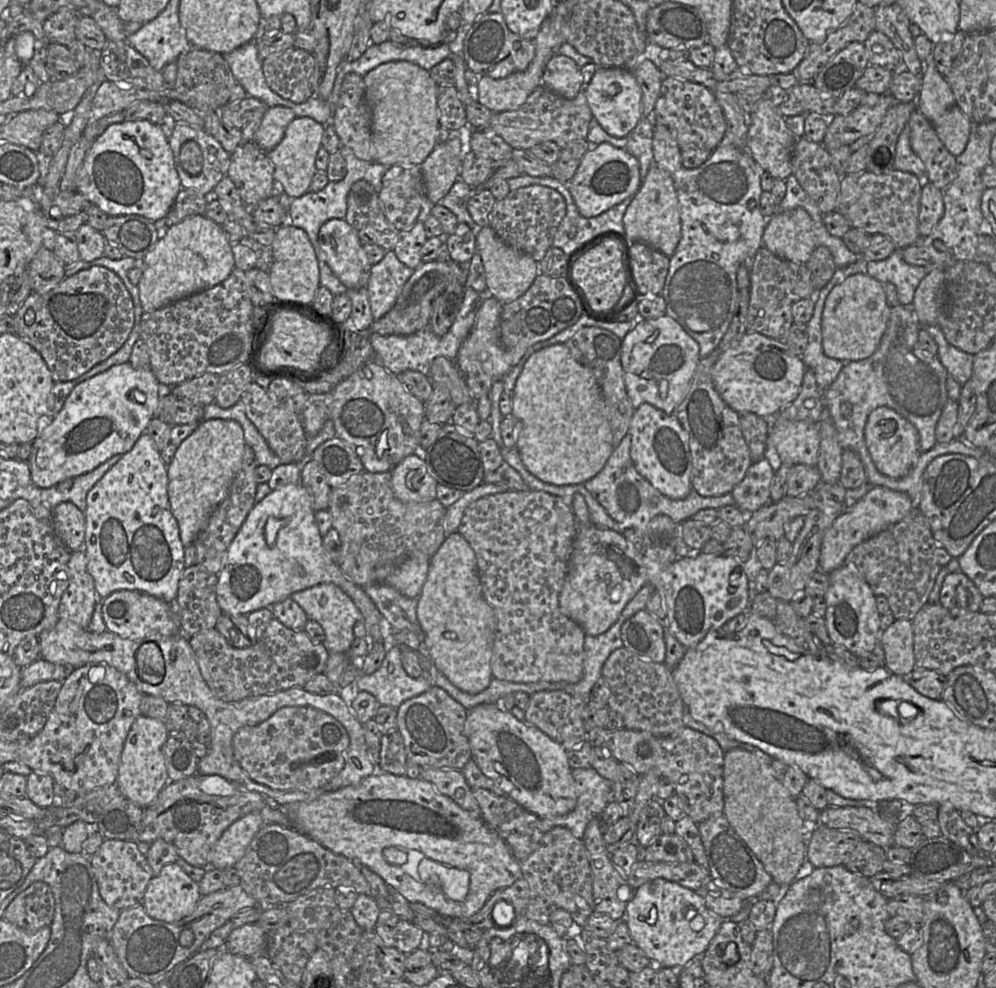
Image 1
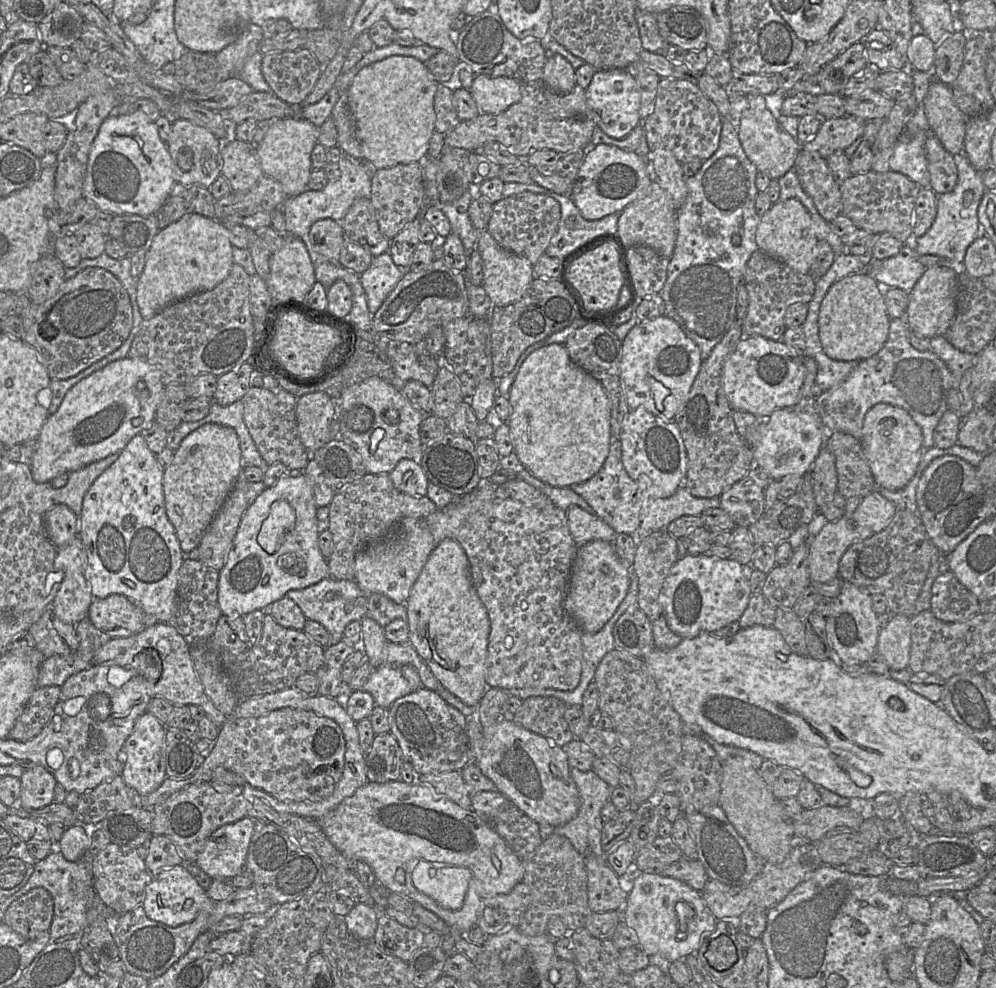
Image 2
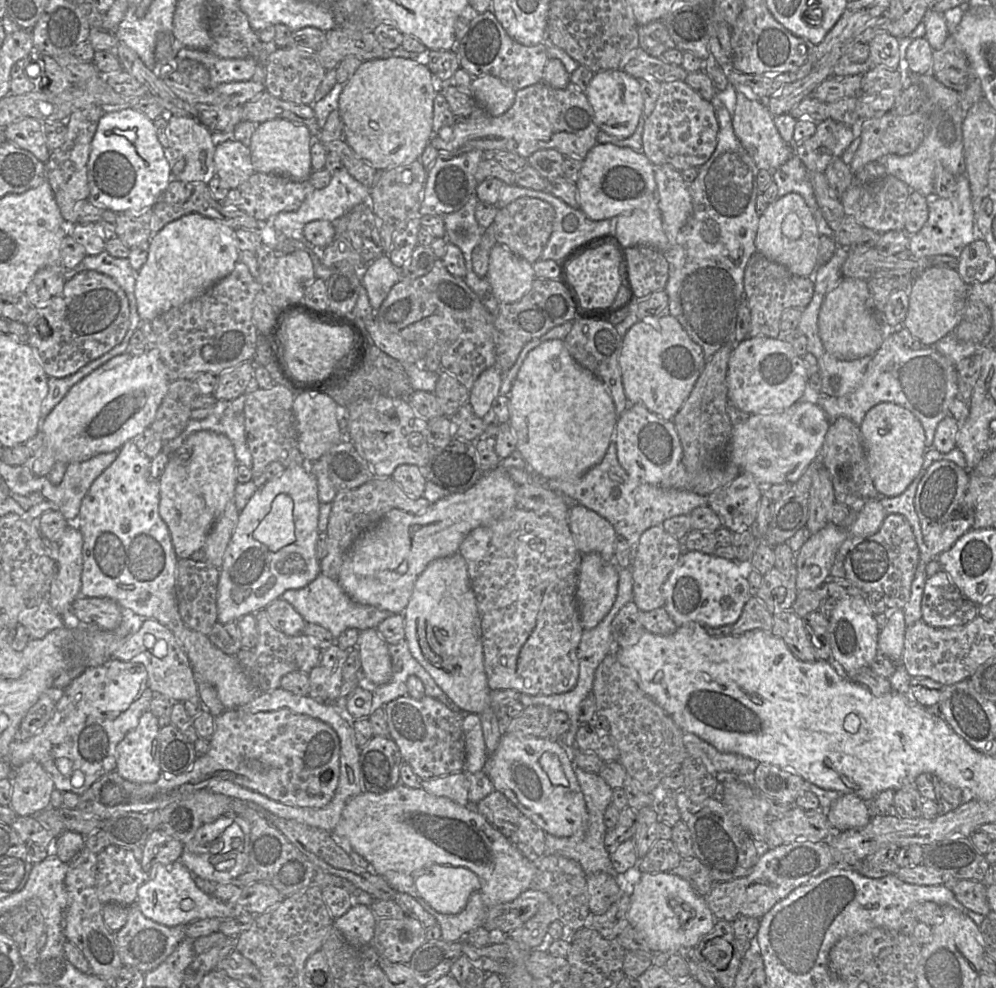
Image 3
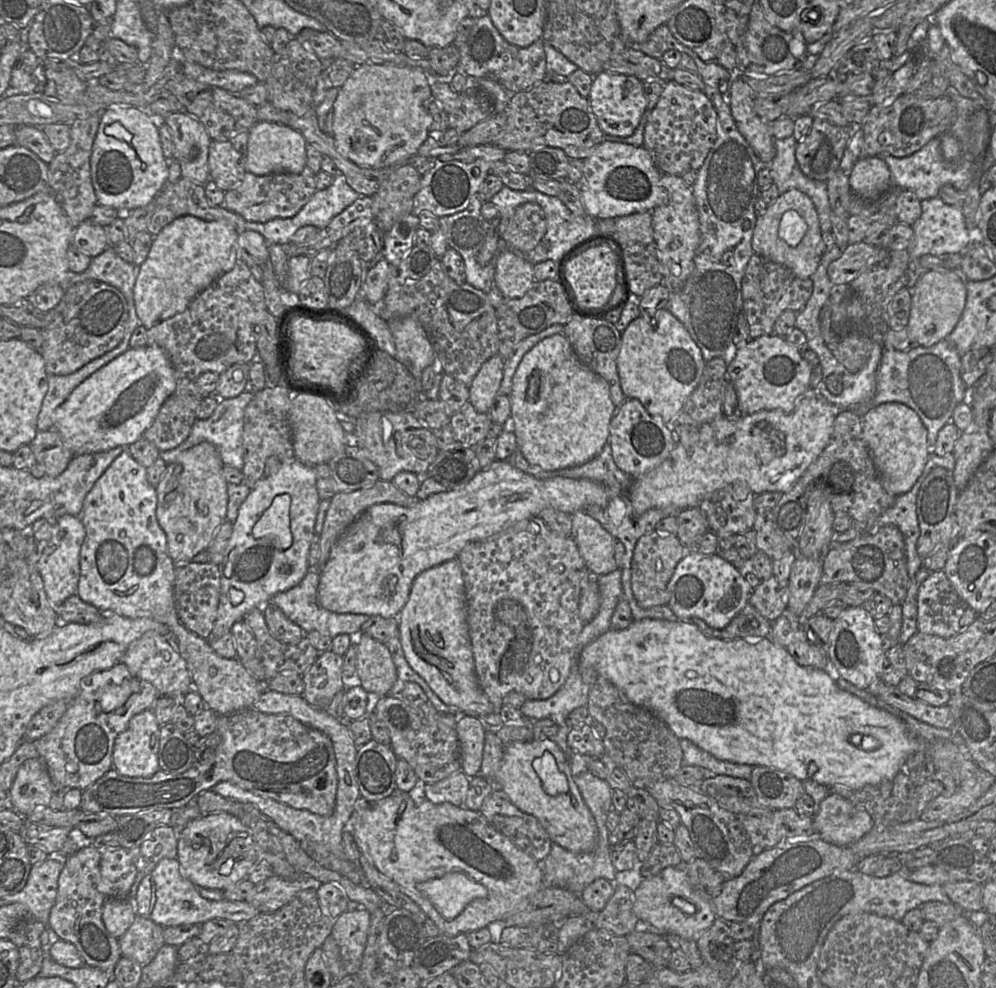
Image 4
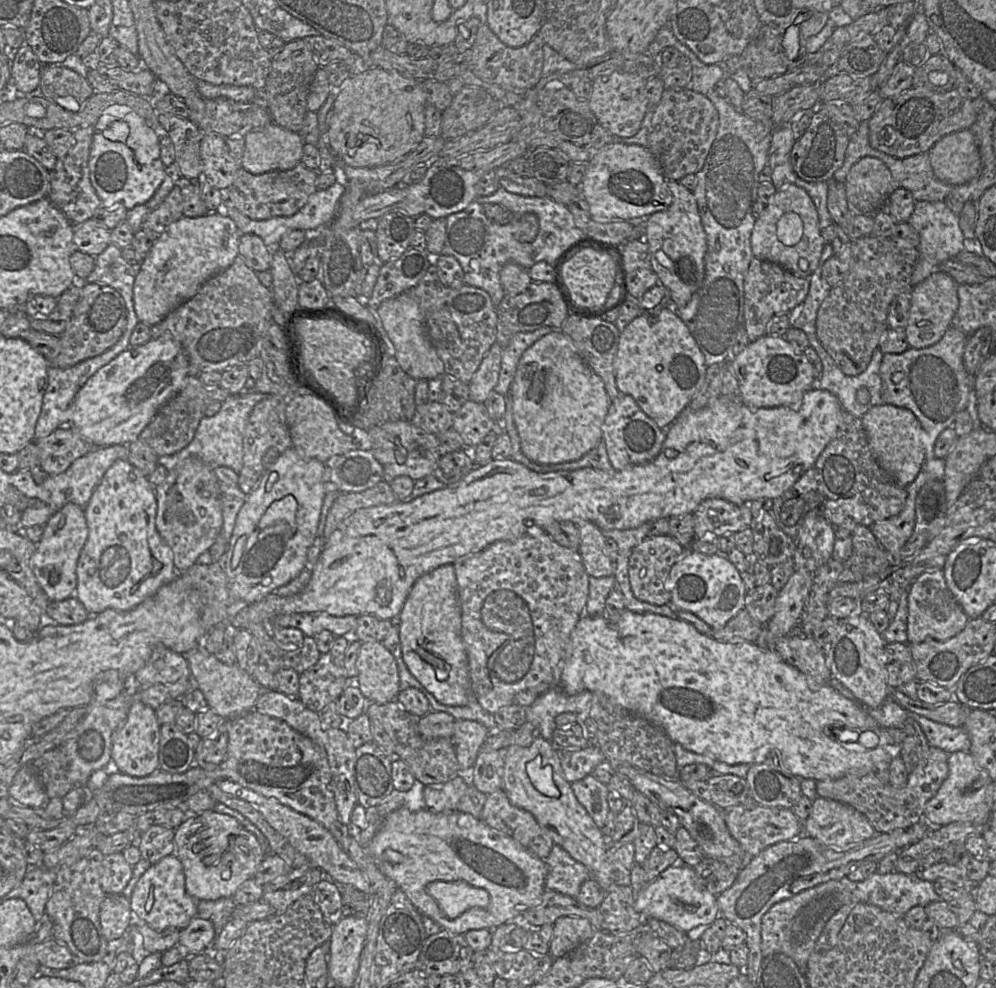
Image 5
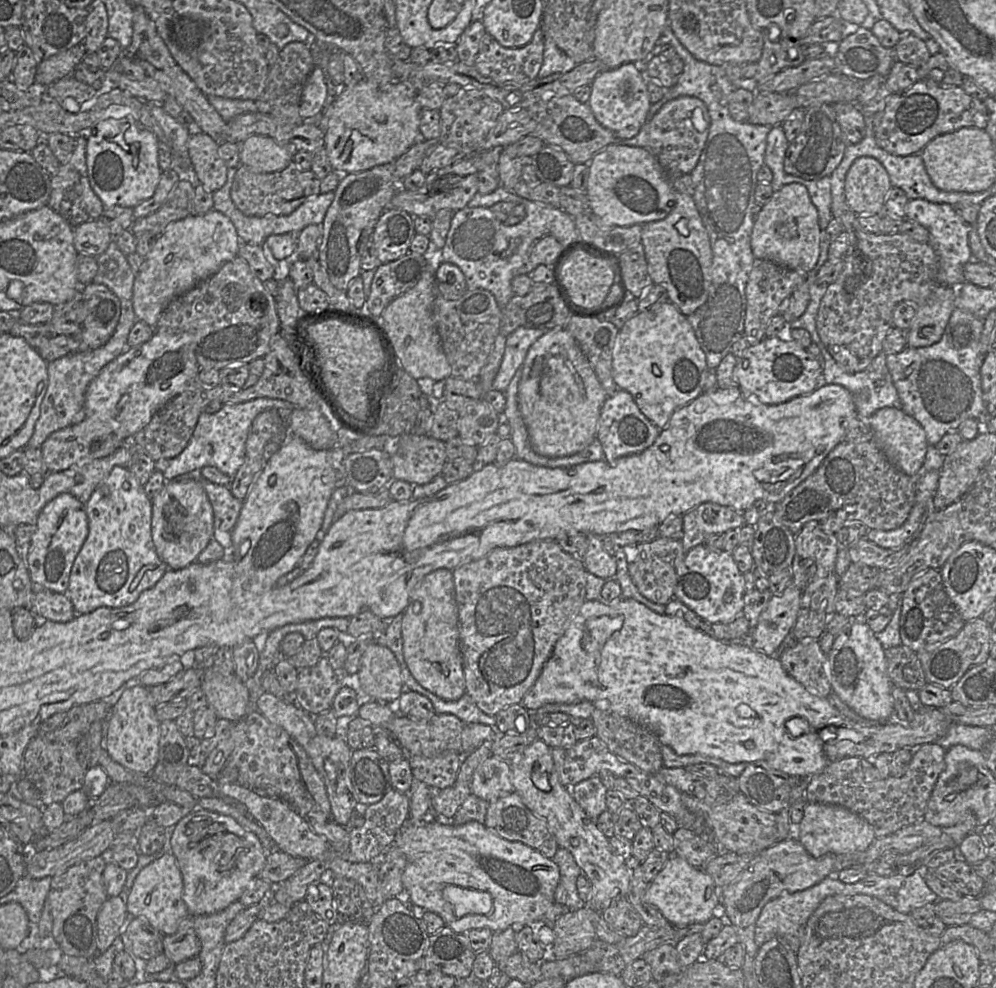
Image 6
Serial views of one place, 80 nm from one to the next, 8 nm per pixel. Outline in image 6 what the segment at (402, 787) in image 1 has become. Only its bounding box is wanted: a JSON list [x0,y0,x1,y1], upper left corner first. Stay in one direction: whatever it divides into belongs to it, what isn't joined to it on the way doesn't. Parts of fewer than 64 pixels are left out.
[394,819,560,933]

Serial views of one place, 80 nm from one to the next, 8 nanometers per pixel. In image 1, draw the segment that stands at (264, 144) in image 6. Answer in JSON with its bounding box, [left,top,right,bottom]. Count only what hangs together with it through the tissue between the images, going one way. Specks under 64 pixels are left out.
[267,117,325,198]

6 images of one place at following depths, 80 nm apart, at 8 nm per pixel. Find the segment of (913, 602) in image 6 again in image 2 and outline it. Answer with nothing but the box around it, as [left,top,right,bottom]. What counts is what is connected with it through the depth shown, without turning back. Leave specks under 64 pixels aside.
[930,571,980,622]

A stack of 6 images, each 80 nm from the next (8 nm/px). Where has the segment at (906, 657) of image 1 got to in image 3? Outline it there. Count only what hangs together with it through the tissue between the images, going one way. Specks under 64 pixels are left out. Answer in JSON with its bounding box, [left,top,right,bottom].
[878,610,907,663]

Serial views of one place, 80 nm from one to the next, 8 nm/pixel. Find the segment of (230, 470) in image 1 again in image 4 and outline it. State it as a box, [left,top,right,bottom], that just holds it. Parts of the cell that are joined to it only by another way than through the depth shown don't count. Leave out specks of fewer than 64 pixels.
[156,442,228,567]

